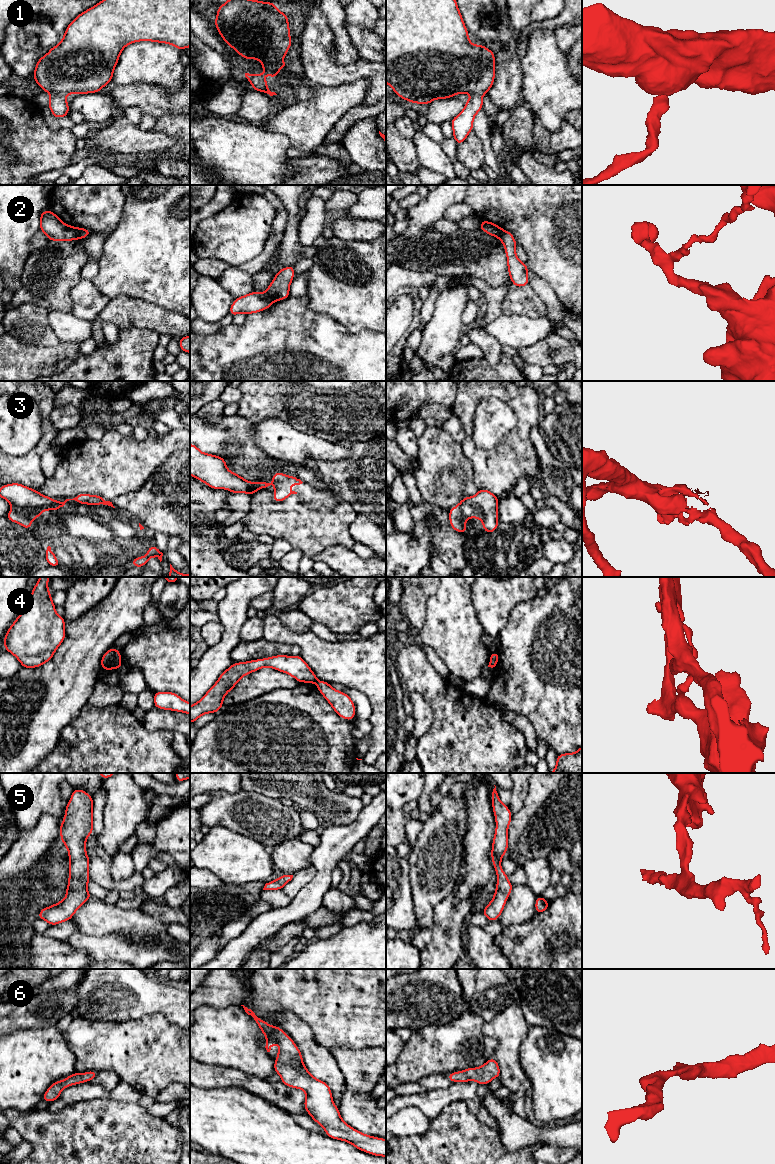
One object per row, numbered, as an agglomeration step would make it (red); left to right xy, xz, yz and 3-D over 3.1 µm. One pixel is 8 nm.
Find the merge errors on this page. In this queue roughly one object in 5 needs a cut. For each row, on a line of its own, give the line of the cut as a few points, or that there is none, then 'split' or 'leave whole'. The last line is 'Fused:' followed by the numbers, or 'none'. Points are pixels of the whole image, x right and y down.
1: cut none; leave whole
2: cut xy (74, 227), (78, 238); split
3: cut none; leave whole
4: cut xz (317, 680), (315, 683); split
5: cut none; leave whole
6: cut none; leave whole
Fused: 2, 4

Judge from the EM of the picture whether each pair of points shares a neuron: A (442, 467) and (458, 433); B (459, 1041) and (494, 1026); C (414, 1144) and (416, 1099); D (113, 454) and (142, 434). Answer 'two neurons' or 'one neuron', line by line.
A: two neurons
B: two neurons
C: two neurons
D: two neurons

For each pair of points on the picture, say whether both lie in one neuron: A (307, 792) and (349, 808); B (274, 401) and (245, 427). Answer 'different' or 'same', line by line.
A: same
B: different

